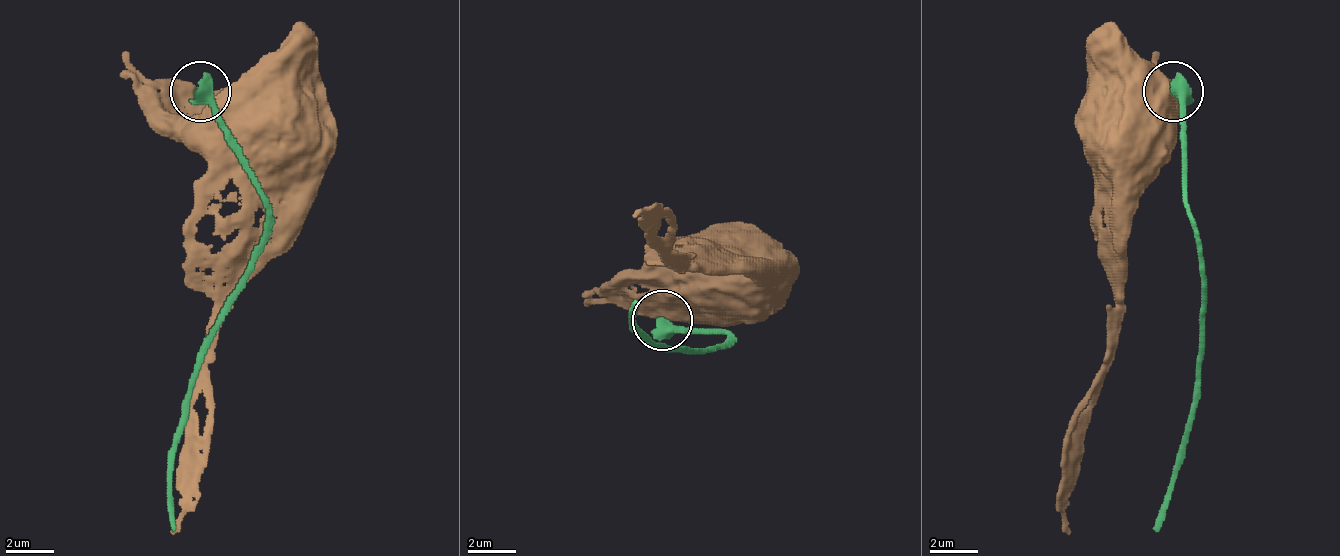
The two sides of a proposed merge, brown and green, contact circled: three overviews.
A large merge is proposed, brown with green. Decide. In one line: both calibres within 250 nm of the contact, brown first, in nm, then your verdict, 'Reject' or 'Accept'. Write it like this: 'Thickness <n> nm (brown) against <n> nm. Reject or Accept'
Thickness 800 nm (brown) against 550 nm. Reject

